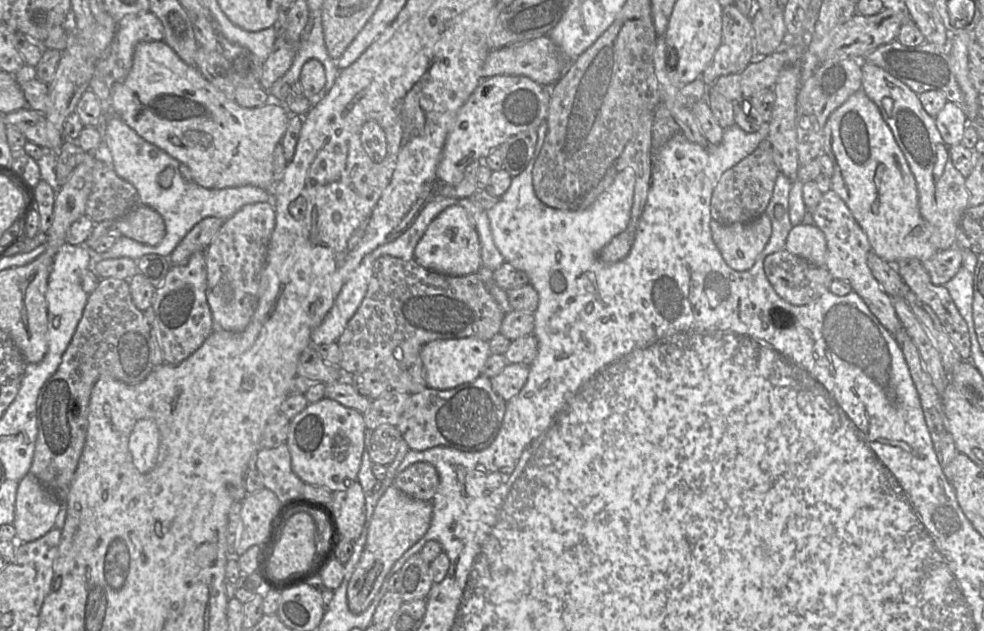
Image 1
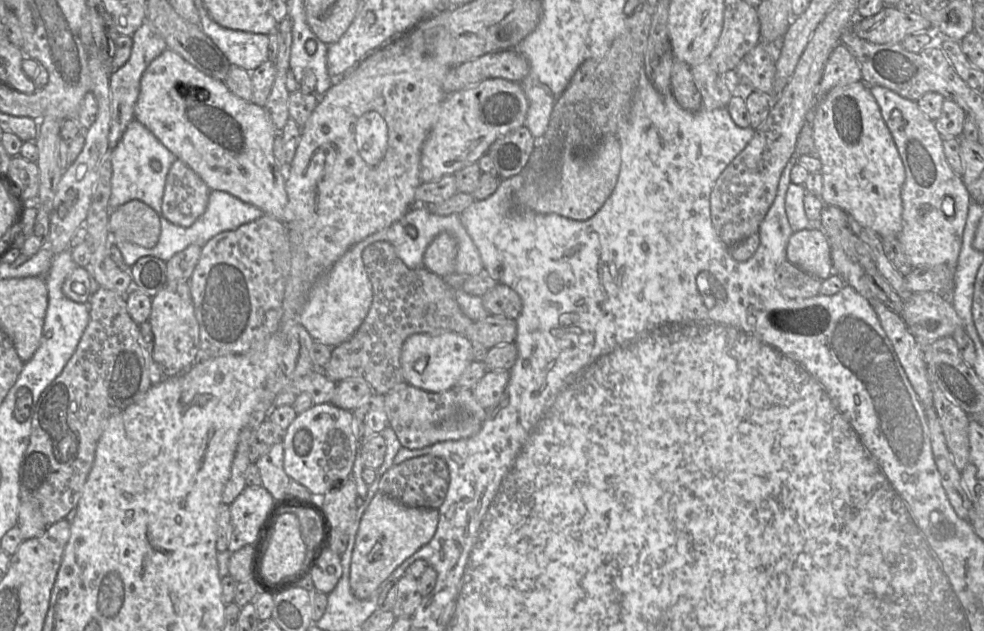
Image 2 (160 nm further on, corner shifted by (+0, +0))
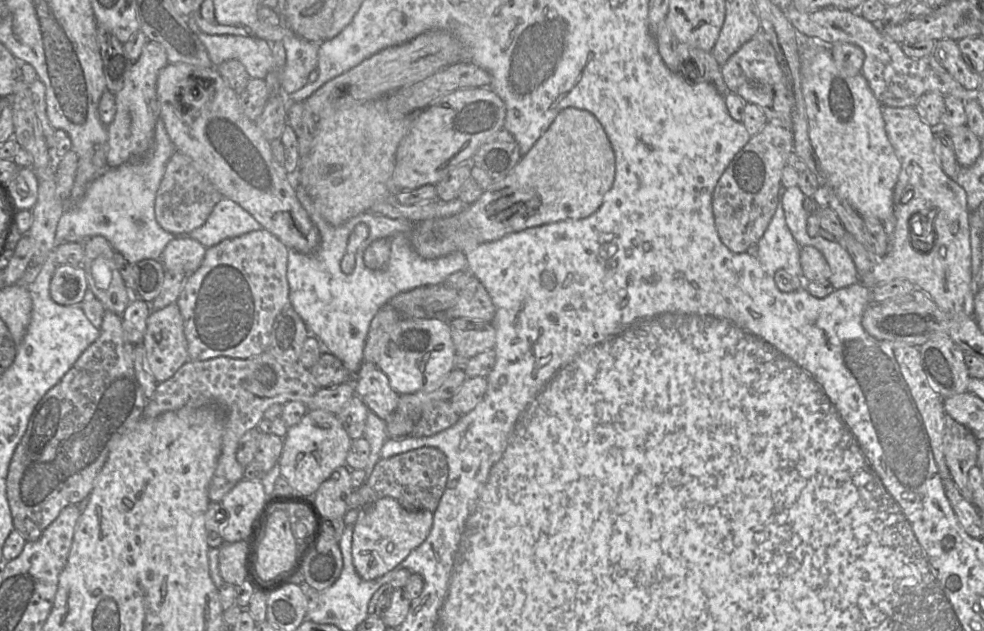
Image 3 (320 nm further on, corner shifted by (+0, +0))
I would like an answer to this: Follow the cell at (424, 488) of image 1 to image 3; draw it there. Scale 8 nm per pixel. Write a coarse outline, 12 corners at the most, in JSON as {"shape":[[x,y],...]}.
{"shape":[[436,447],[380,459],[349,498],[434,512],[448,462]]}

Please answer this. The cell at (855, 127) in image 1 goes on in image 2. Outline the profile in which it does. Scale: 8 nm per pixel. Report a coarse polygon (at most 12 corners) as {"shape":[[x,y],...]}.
{"shape":[[870,87],[813,109],[824,204],[902,230],[905,168]]}

